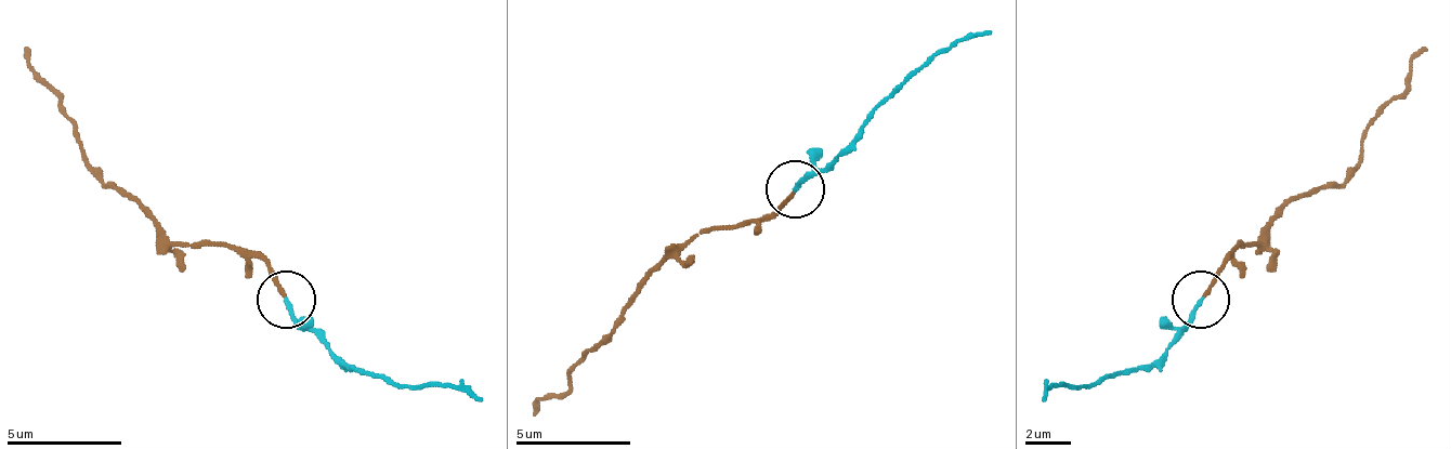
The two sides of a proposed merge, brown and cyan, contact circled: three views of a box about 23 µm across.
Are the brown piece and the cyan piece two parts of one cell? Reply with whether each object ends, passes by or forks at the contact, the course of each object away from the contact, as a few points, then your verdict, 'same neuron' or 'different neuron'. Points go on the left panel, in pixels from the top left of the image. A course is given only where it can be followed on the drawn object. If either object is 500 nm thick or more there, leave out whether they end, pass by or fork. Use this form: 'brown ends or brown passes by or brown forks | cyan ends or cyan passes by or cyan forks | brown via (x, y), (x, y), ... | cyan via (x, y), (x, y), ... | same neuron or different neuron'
brown ends | cyan ends | brown via (285, 299), (261, 258), (175, 240), (135, 200), (112, 189), (83, 160), (78, 126), (37, 74), (26, 45) | cyan via (285, 299), (348, 367), (434, 384), (480, 401) | different neuron

